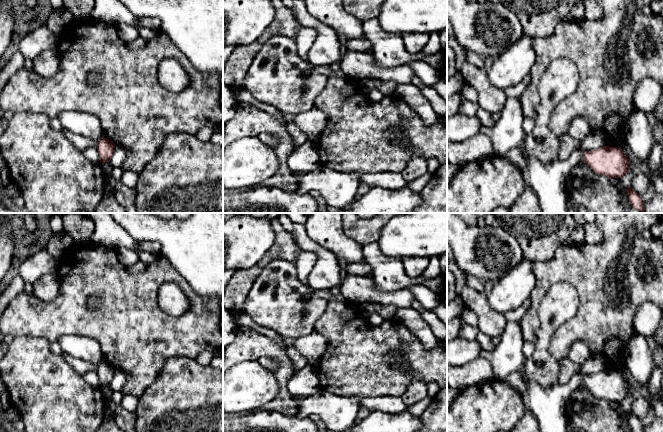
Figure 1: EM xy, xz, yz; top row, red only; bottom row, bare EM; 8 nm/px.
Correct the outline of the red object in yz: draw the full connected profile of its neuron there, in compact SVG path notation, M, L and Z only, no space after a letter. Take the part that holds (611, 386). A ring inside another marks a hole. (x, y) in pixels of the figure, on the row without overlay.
M603 370L583 377L583 384L595 397L621 402L629 396L629 382L618 371Z

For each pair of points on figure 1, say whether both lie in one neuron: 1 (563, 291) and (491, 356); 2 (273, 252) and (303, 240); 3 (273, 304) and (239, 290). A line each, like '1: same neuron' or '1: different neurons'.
1: different neurons
2: different neurons
3: different neurons

